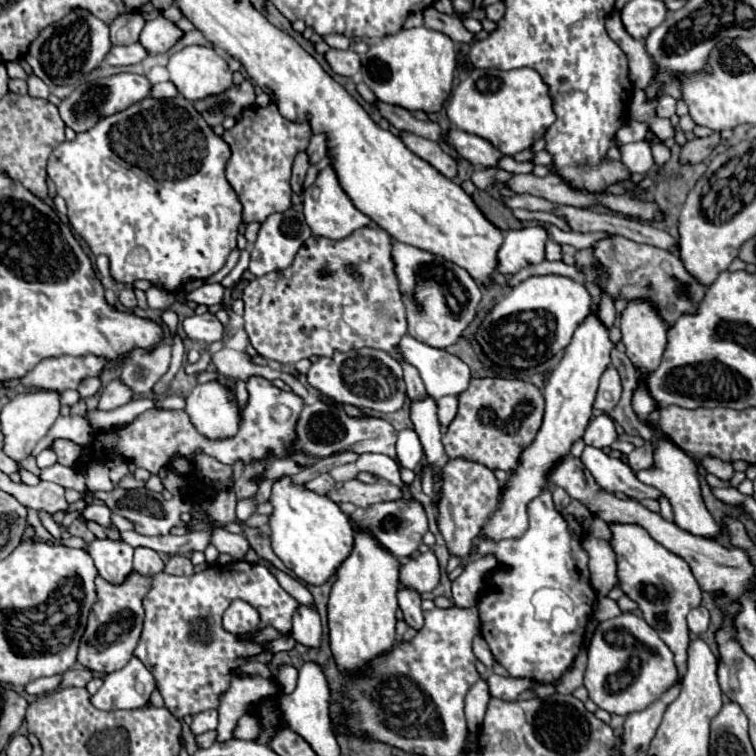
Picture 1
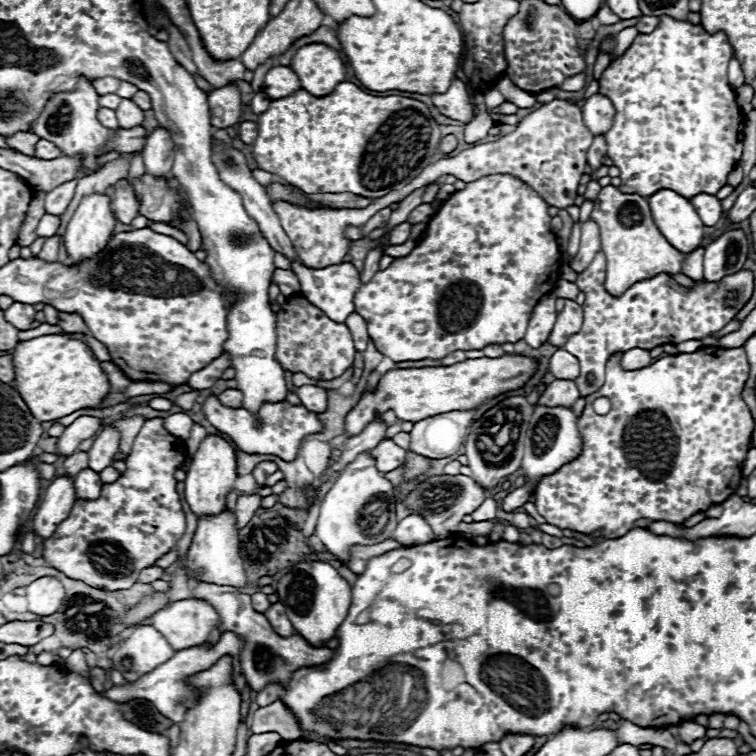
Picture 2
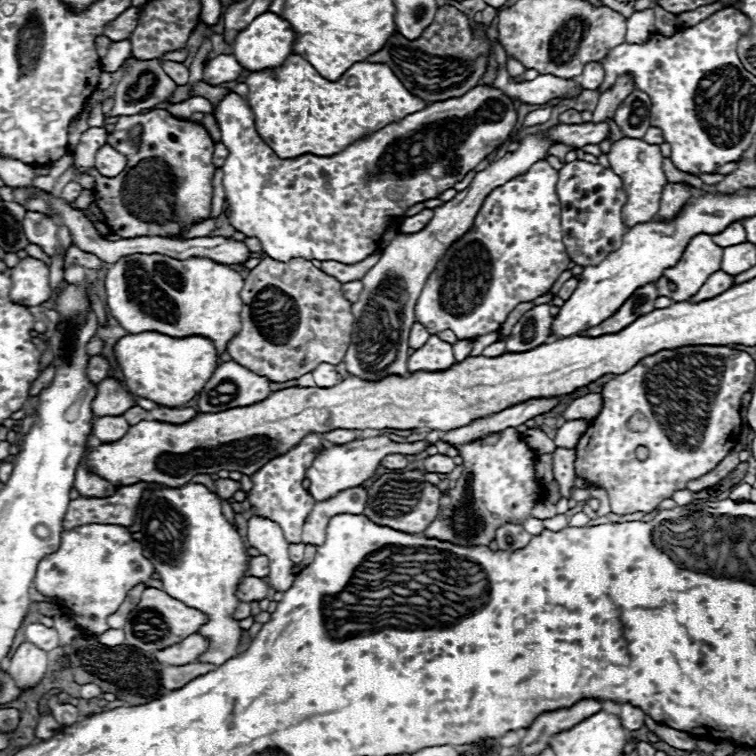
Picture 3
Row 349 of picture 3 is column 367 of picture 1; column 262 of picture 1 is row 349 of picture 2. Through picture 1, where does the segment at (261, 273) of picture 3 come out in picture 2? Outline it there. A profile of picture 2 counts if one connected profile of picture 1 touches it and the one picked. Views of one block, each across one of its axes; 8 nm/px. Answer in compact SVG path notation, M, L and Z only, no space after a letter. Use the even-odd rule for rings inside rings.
M292 294L276 310L276 360L284 370L302 372L312 380L332 380L354 364L354 340L346 324L330 320L304 294Z

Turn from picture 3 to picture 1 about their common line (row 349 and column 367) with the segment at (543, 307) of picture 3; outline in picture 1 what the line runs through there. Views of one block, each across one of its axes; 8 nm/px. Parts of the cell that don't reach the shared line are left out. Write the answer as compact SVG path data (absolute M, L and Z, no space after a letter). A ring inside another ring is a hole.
M396 500L396 502L382 502L382 504L372 504L368 508L356 508L348 516L350 526L354 532L368 532L376 538L376 542L388 550L392 556L402 558L402 556L412 556L418 546L422 544L422 536L428 532L428 520L426 514L416 500Z

